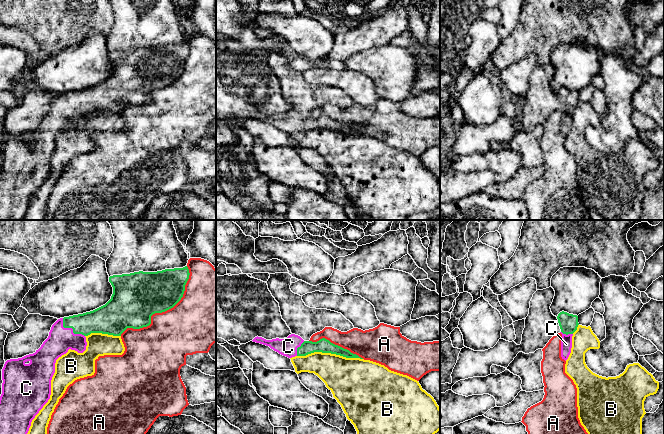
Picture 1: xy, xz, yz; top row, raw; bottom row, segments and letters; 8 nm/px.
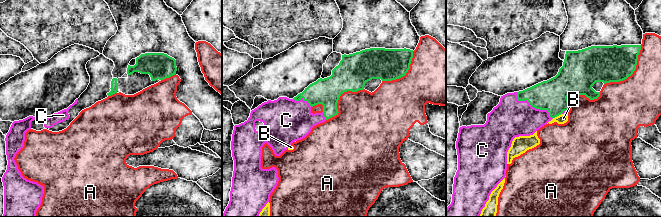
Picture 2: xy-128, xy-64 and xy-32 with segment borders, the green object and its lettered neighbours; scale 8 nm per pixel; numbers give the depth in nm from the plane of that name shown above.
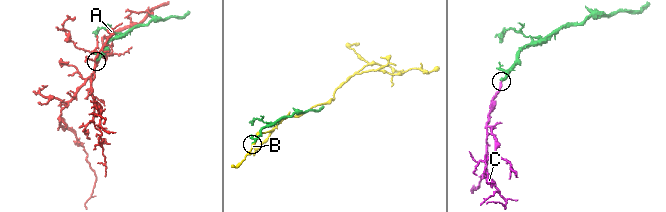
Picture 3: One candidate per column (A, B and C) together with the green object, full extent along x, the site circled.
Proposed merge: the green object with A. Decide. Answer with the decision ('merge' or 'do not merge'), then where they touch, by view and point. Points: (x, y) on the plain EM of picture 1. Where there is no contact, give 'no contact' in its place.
do not merge; contact xy (163, 87)

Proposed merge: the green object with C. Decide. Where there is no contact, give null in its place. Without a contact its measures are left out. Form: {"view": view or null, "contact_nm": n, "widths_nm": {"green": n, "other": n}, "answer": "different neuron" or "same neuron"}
{"view": "xy", "contact_nm": 240, "widths_nm": {"green": 200, "other": 200}, "answer": "same neuron"}

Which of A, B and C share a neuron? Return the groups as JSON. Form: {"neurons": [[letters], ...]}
{"neurons": [["A"], ["B"], ["C"]]}

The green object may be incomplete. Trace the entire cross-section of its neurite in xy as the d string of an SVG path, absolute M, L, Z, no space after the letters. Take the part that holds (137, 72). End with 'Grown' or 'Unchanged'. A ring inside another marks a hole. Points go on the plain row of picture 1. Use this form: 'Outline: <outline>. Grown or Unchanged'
Outline: M185 42L110 52L113 70L105 81L90 88L58 95L52 101L48 114L35 129L7 136L2 145L0 220L23 220L32 196L50 175L51 156L59 133L69 125L83 129L87 122L86 113L91 109L121 112L127 104L149 102L153 90L165 88L181 76L189 51L189 45Z. Grown

